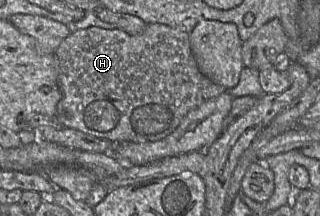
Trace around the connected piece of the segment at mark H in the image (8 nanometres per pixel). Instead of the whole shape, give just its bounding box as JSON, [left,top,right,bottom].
[54,23,227,143]

